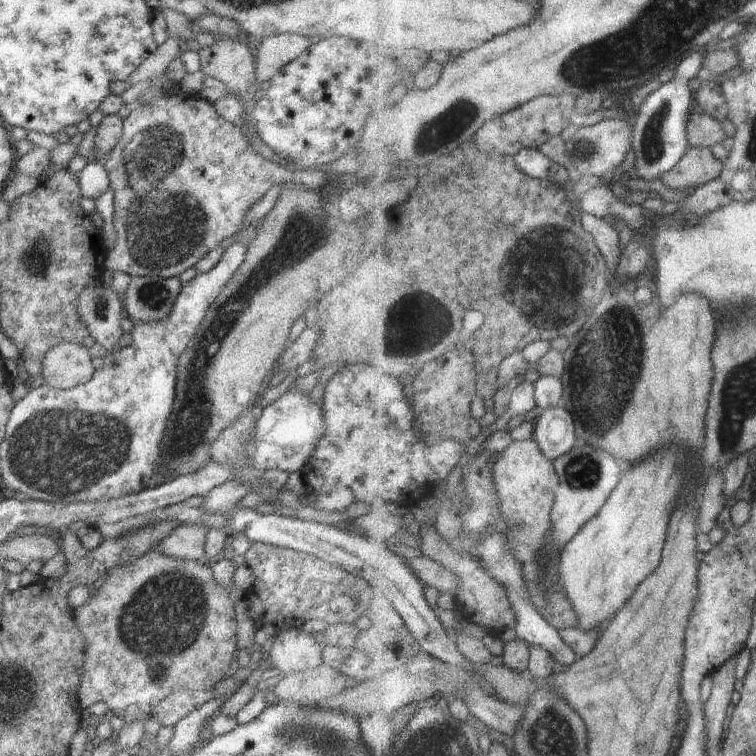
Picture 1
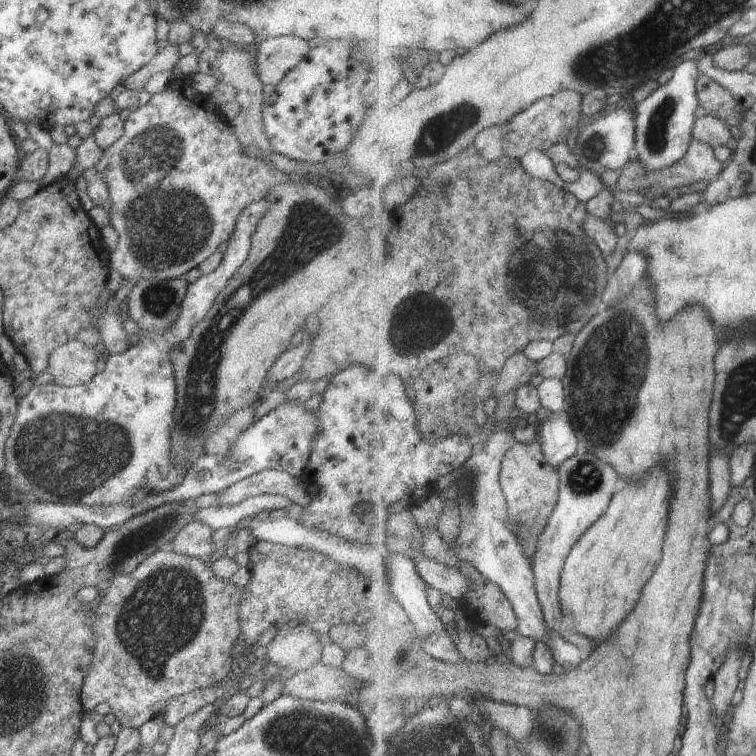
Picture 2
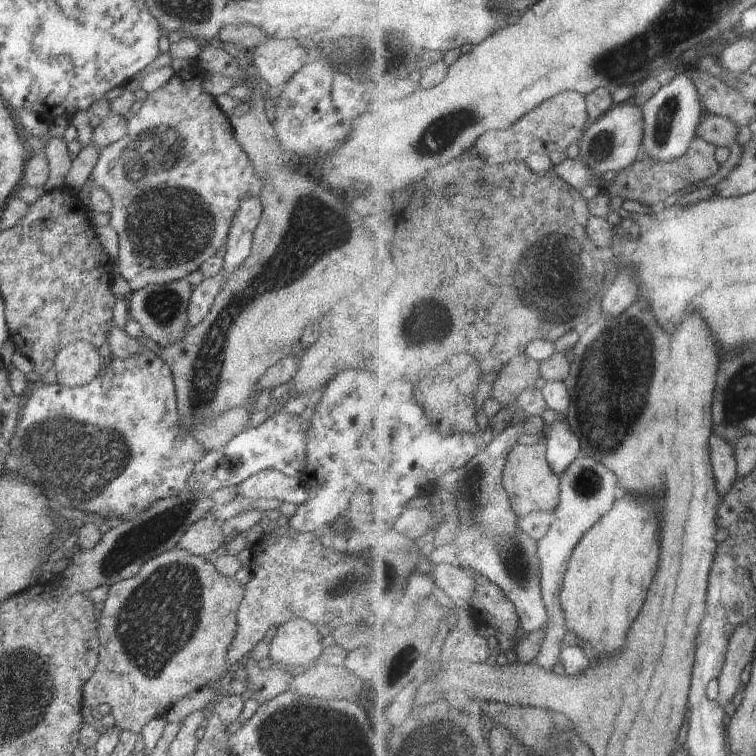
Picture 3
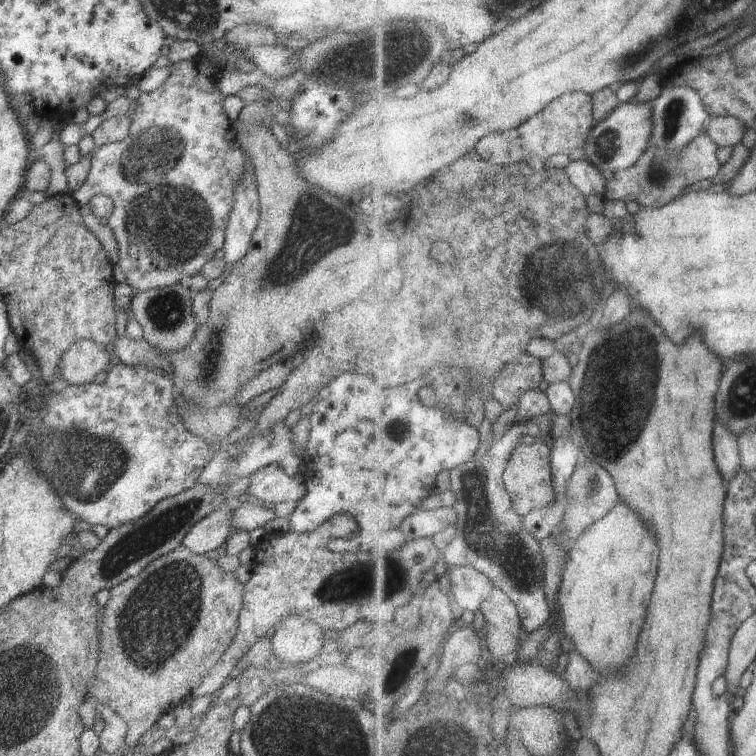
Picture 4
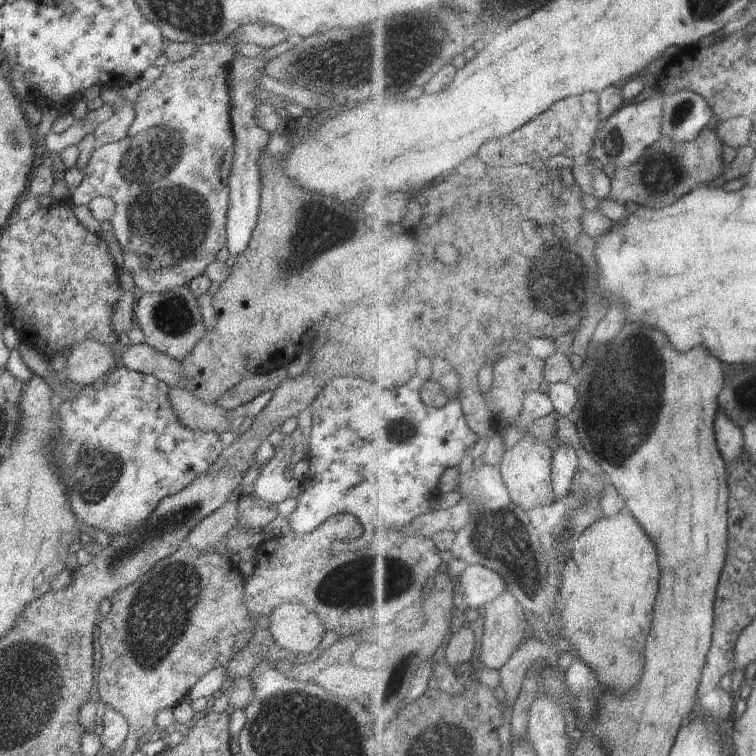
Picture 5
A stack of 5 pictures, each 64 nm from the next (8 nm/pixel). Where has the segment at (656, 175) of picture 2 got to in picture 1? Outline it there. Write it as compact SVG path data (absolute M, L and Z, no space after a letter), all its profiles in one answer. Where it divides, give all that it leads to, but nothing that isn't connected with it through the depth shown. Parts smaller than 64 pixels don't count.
M691 146L676 168L662 176L662 181L672 190L688 190L708 185L722 176L725 161L714 156L710 147Z

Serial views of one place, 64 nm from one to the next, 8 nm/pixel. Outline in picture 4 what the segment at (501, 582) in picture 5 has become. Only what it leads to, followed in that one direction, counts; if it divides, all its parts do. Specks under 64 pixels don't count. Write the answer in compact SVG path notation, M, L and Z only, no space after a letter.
M470 565L453 567L450 570L450 578L450 592L454 602L458 600L466 610L475 612L482 608L483 601L497 586L494 580L490 580L490 576Z

